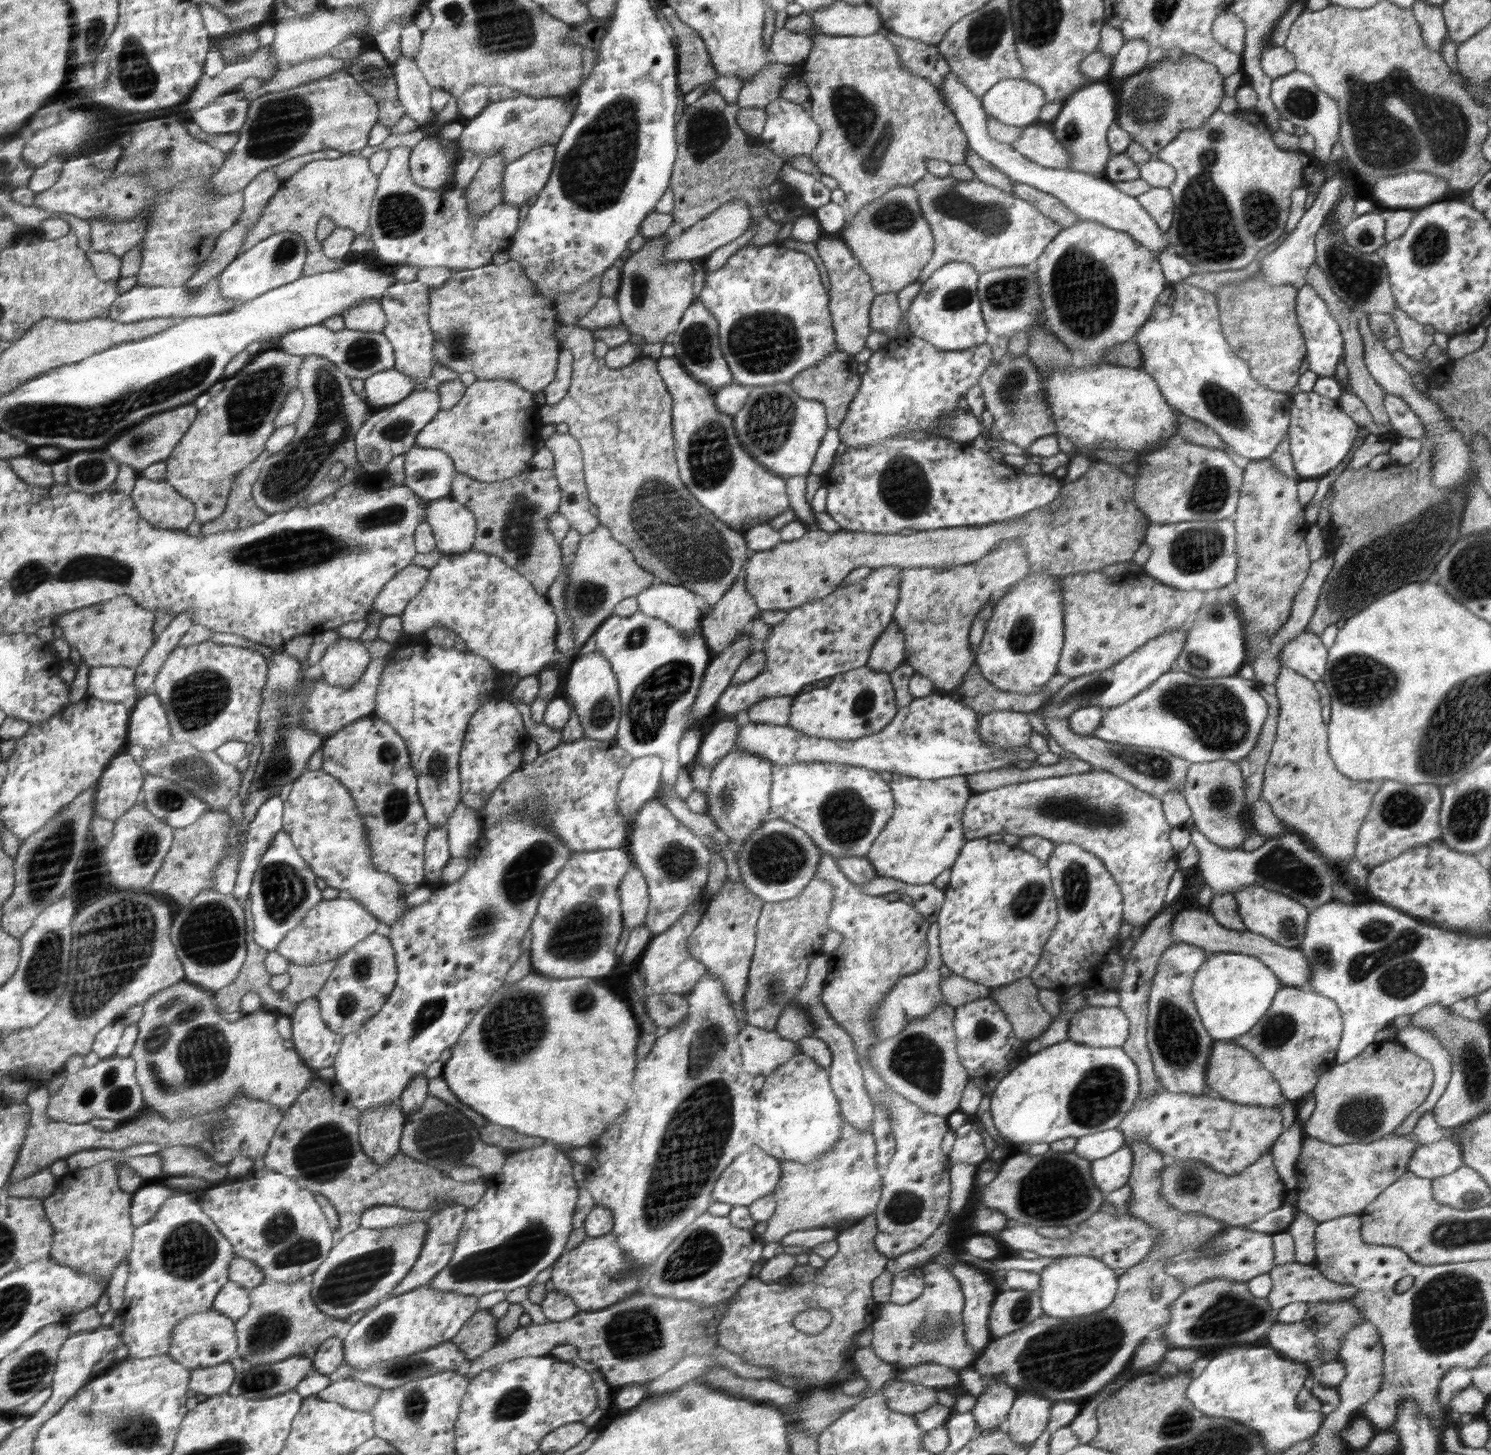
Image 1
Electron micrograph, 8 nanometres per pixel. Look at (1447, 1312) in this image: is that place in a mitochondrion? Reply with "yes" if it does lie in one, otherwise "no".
yes

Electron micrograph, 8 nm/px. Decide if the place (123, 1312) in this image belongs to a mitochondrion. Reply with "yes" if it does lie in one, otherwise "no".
no

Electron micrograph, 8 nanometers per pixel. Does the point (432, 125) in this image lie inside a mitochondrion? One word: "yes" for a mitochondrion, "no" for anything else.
no

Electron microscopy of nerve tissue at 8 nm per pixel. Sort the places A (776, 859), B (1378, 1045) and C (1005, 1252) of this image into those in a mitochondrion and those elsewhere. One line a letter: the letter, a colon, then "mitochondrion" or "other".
A: mitochondrion
B: other
C: other

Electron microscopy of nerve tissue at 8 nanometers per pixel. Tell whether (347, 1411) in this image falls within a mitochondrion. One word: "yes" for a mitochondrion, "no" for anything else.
no

